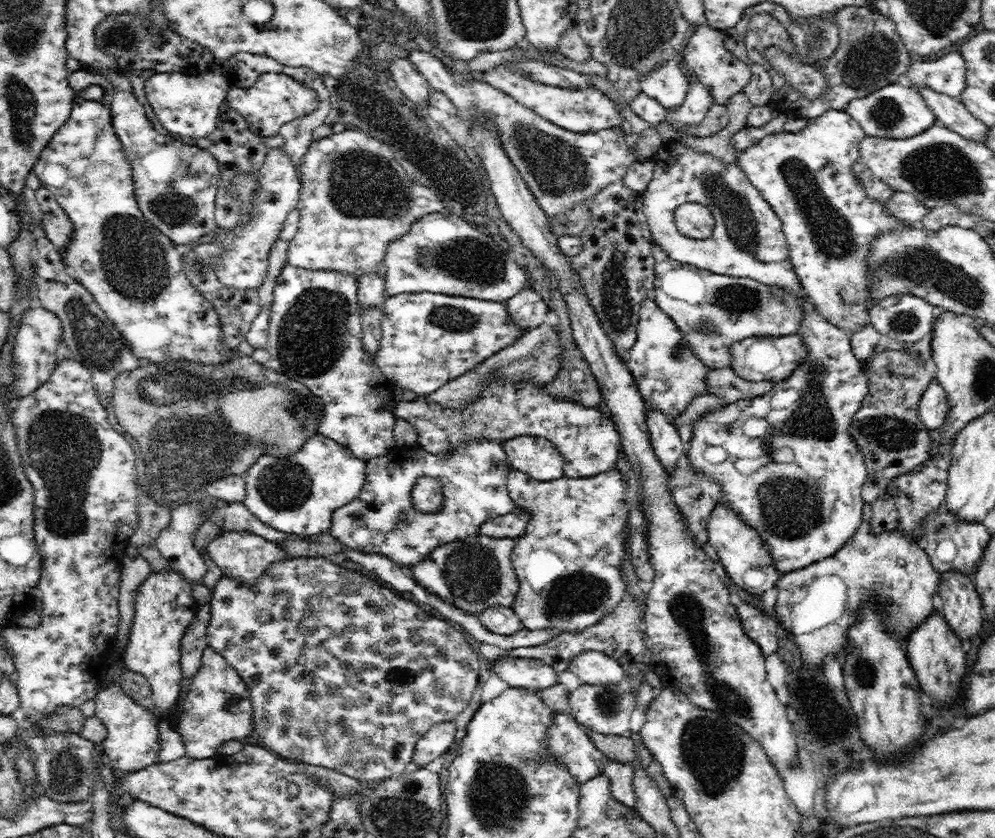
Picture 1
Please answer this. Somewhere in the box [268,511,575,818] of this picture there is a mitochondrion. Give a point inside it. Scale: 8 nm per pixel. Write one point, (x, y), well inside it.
(473, 573)

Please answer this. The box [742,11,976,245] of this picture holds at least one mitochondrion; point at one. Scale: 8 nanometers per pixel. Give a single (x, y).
(873, 58)

